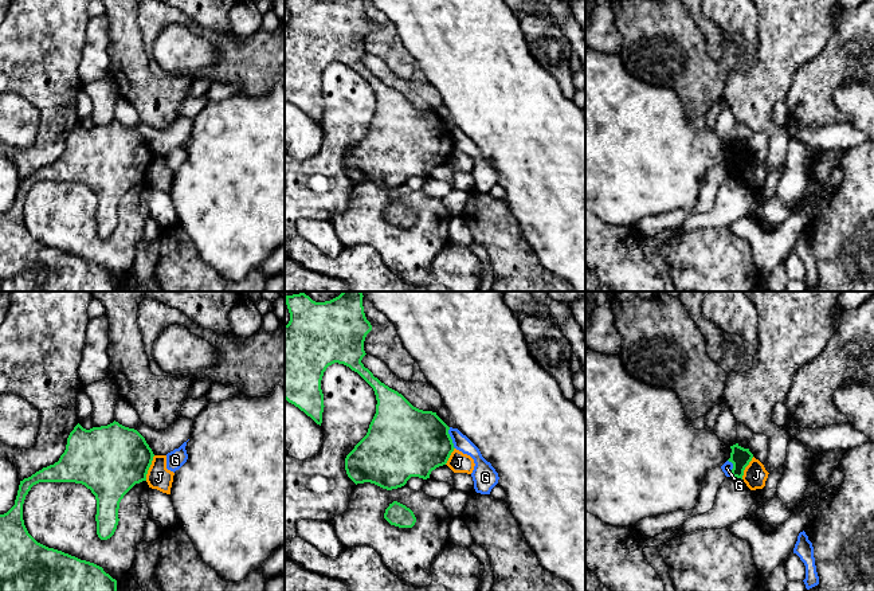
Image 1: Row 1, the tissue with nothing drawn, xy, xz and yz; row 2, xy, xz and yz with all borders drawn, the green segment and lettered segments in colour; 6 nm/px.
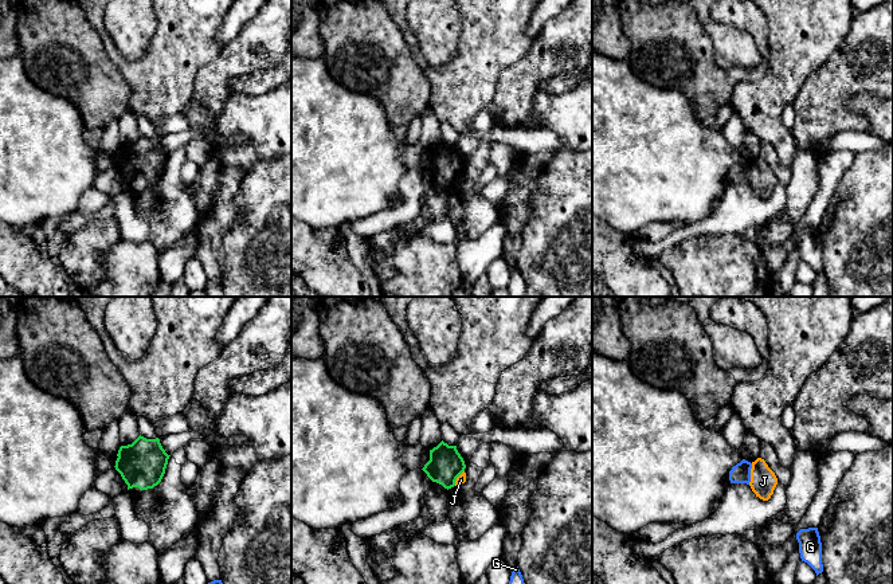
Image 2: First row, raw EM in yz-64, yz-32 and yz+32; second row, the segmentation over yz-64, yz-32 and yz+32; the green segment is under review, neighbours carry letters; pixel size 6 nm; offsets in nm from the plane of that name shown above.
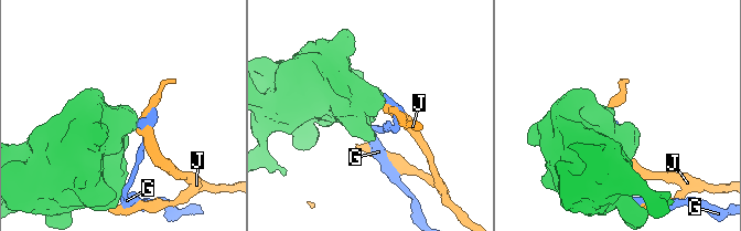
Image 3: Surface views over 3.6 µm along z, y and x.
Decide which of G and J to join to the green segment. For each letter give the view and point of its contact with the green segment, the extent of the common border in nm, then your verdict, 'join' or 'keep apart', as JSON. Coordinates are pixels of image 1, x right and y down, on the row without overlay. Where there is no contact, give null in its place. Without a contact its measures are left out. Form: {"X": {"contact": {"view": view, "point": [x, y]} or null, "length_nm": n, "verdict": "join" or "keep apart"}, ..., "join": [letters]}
{"G": {"contact": {"view": "xz", "point": [450, 137]}, "length_nm": 130, "verdict": "keep apart"}, "J": {"contact": {"view": "xy", "point": [149, 165]}, "length_nm": 160, "verdict": "keep apart"}, "join": []}

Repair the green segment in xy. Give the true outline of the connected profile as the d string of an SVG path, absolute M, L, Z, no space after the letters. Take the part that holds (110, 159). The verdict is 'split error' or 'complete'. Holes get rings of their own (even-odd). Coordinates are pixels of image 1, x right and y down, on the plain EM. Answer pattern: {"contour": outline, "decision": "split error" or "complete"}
{"contour": "M115 120L90 129L78 122L70 132L66 149L59 160L20 180L15 204L7 212L0 214L0 291L117 291L117 279L102 266L38 242L24 224L23 203L31 187L39 181L82 183L91 189L97 199L97 234L101 239L107 239L117 228L121 199L136 183L146 180L153 156L145 137L134 128L125 126Z", "decision": "complete"}

